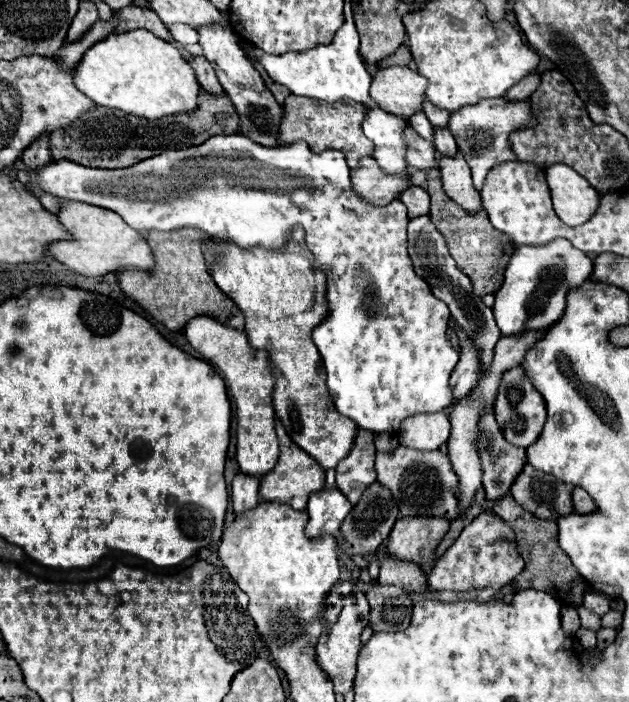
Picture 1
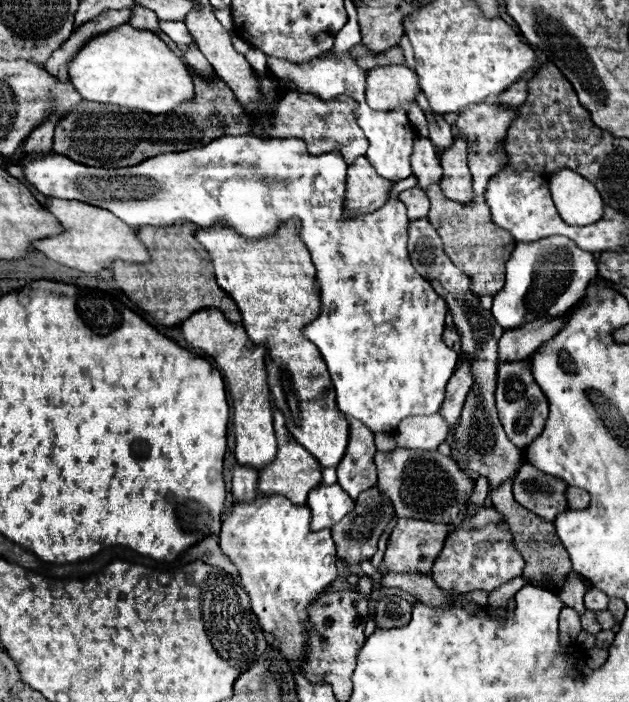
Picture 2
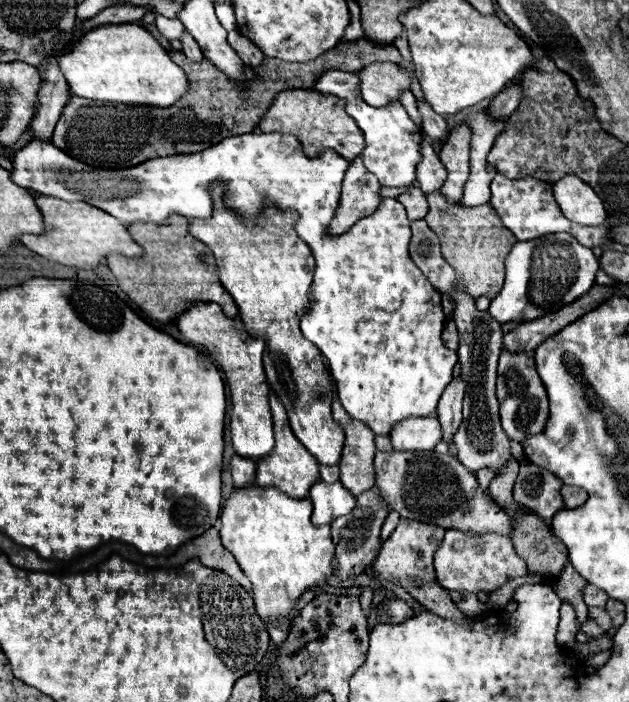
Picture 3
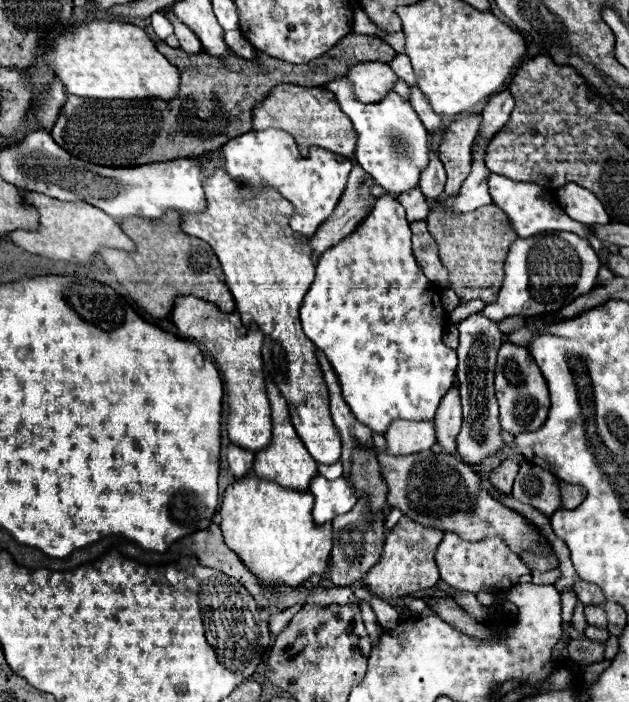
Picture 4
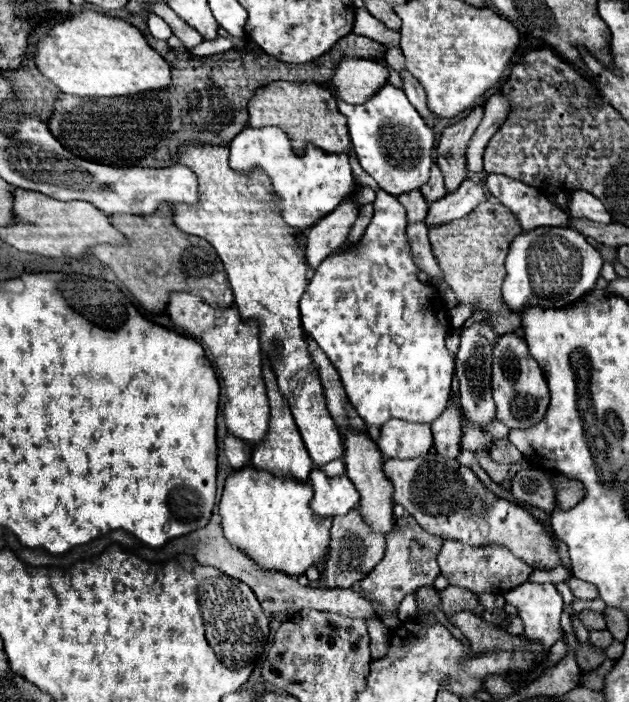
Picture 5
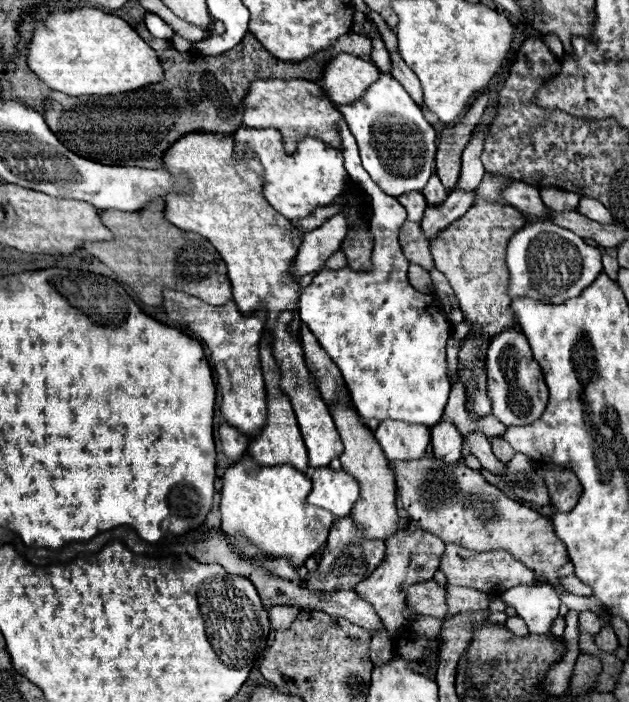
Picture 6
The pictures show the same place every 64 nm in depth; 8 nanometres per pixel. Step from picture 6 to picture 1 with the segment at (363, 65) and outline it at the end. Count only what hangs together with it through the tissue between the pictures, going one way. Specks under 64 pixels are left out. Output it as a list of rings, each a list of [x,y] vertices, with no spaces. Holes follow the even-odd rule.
[[[394,66],[382,68],[374,74],[370,96],[382,110],[410,118],[416,112],[422,112],[426,88],[428,80],[424,76],[410,68]]]

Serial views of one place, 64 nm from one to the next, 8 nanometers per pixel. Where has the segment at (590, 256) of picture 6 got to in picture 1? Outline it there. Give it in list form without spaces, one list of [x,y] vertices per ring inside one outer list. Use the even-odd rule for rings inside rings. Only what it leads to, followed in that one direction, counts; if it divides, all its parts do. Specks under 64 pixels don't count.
[[[556,238],[548,246],[520,246],[514,250],[504,284],[496,292],[494,318],[502,336],[518,336],[530,330],[546,330],[566,308],[566,294],[588,280],[592,274],[592,260],[574,248],[566,238]]]

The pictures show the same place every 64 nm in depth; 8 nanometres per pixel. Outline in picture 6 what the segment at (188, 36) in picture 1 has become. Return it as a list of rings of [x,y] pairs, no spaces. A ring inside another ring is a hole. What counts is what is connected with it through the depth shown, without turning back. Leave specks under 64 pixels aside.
[[[146,14],[144,22],[146,22],[146,28],[152,32],[152,36],[156,36],[156,38],[170,40],[174,36],[174,30],[156,14]]]

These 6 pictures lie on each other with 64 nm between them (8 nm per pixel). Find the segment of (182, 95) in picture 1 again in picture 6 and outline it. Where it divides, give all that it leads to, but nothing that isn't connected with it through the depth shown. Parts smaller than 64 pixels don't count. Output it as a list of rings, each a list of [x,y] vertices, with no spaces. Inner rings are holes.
[[[96,8],[48,14],[46,24],[34,30],[26,50],[32,72],[36,72],[46,86],[68,96],[110,96],[164,80],[164,68],[156,52],[138,32],[122,18]]]

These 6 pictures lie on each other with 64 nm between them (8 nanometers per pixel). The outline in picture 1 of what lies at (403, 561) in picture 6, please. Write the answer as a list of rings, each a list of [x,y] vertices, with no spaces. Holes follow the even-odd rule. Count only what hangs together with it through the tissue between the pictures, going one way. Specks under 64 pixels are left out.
[[[404,516],[394,524],[392,534],[388,536],[388,552],[418,566],[430,562],[448,528],[450,522],[446,518]]]

